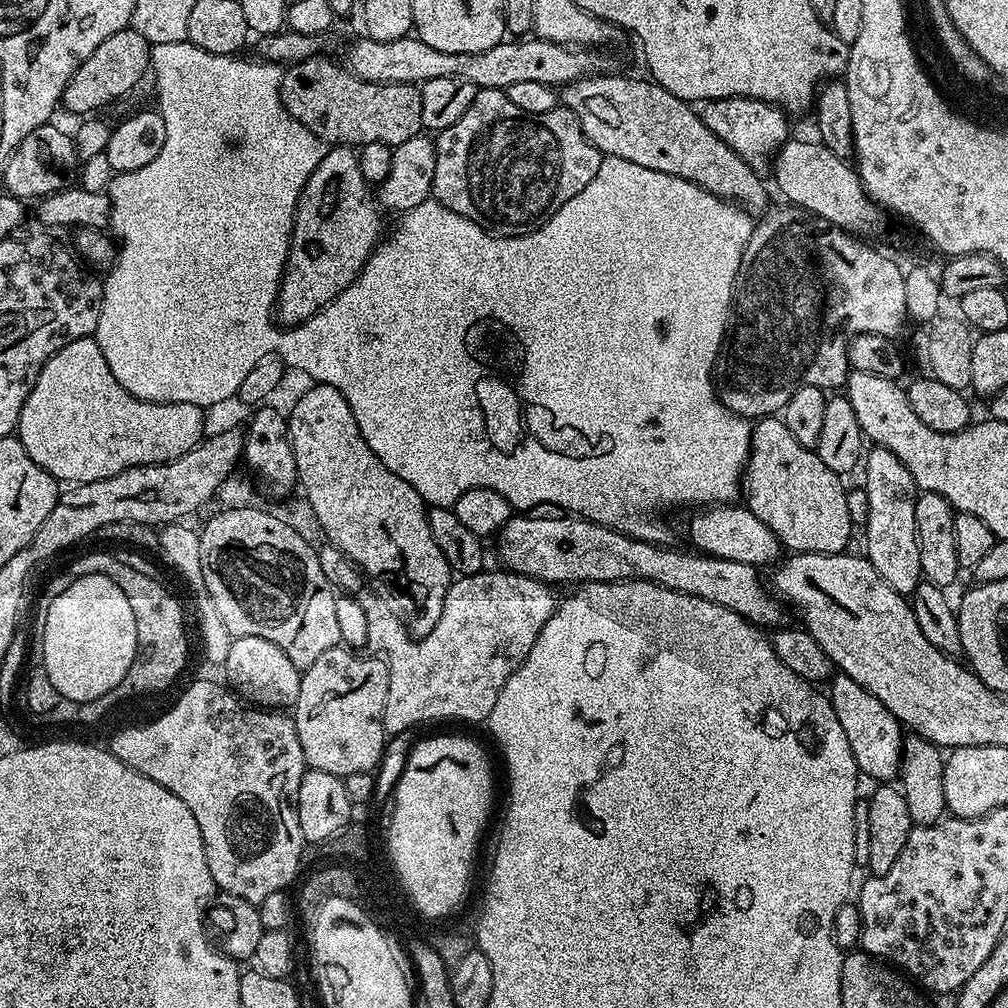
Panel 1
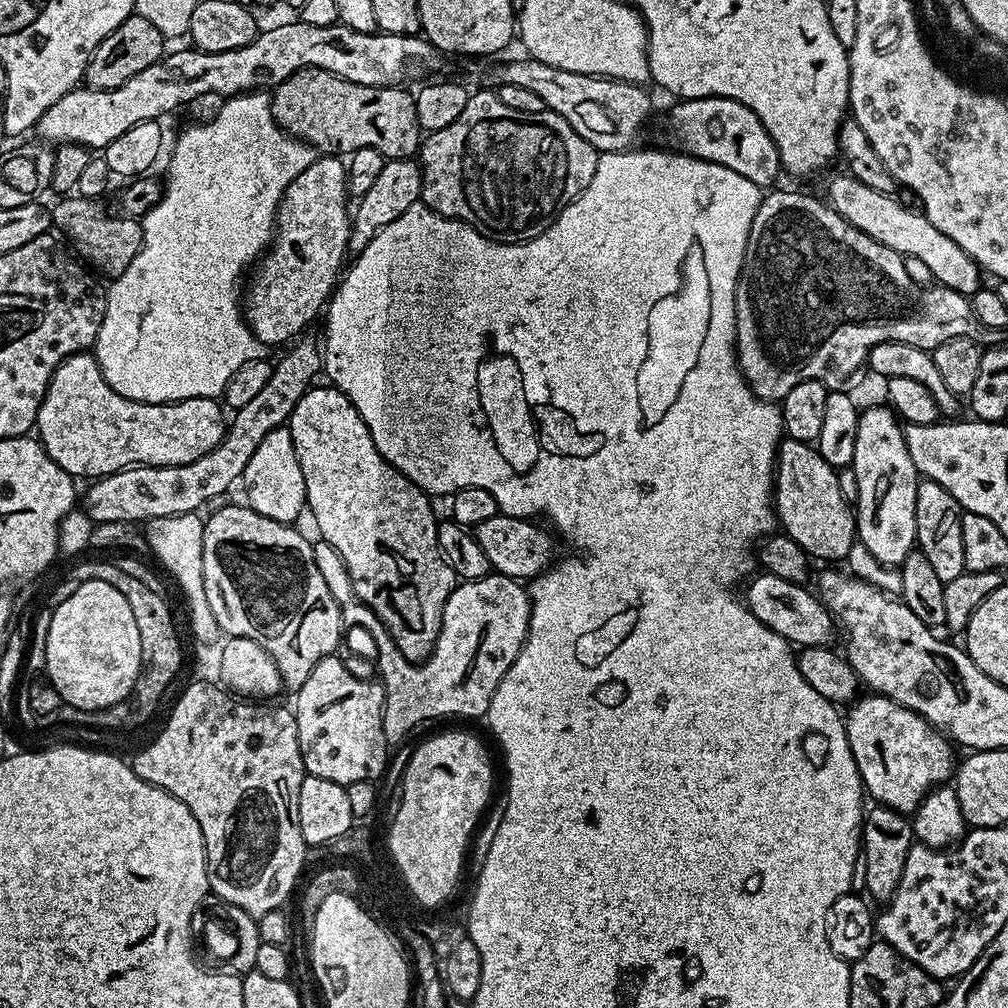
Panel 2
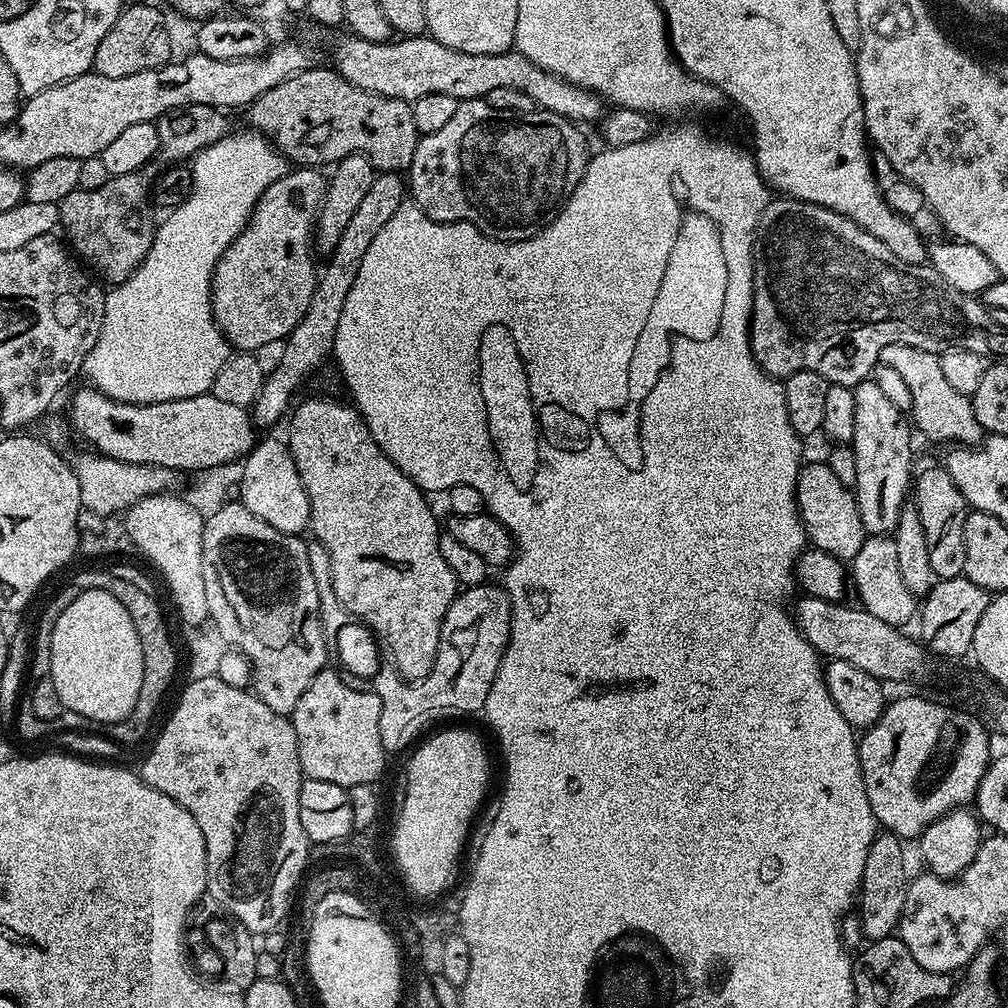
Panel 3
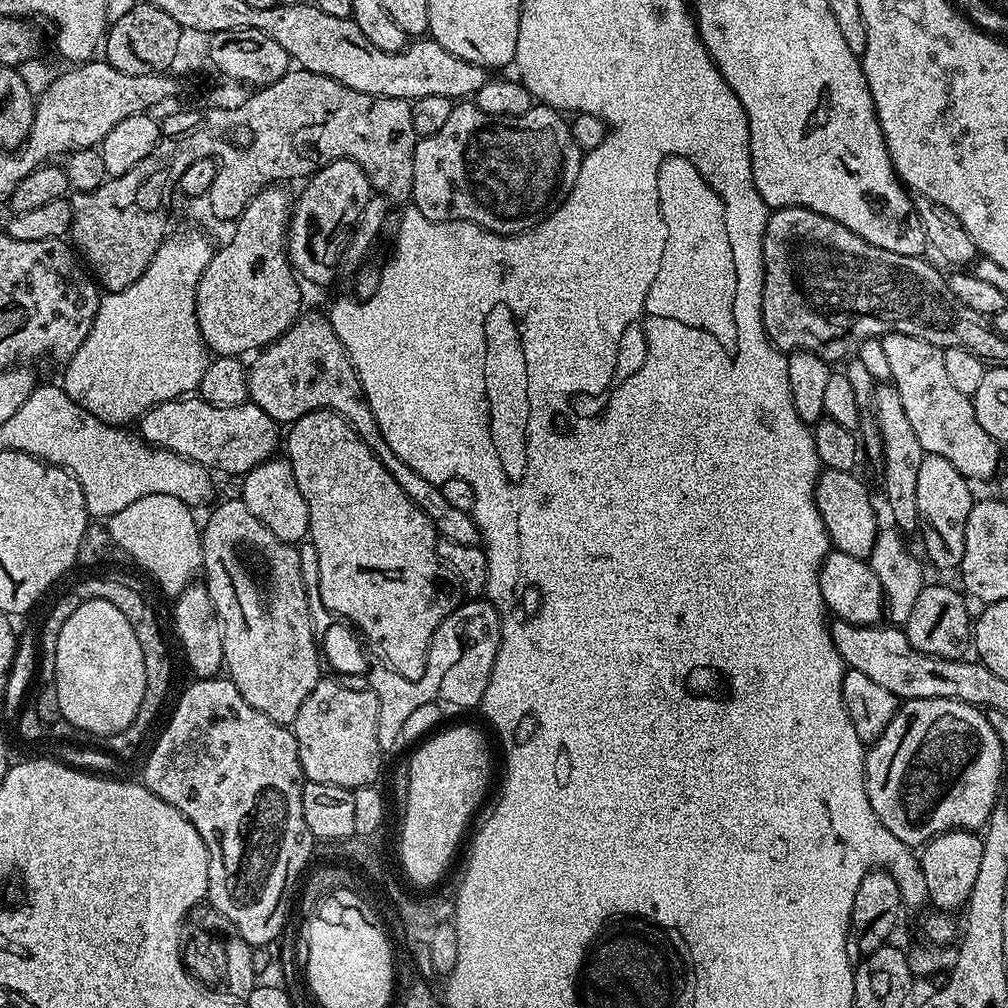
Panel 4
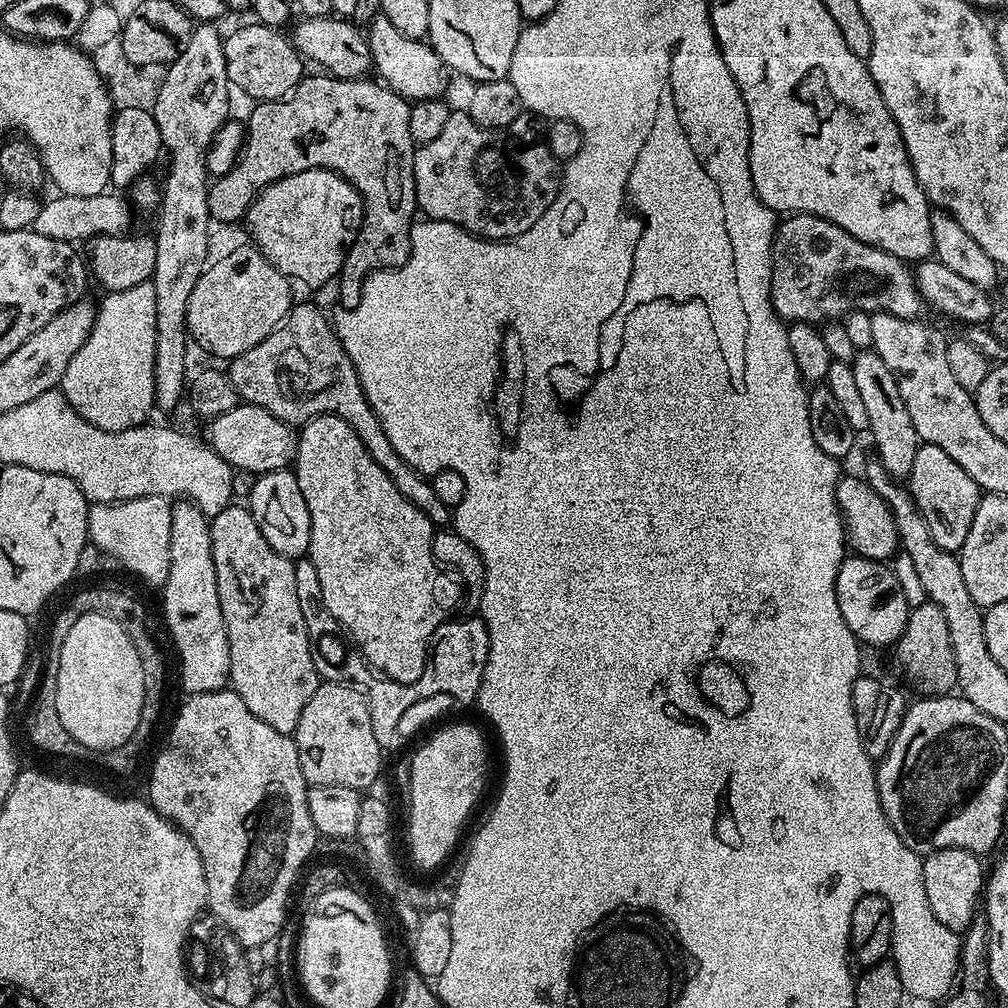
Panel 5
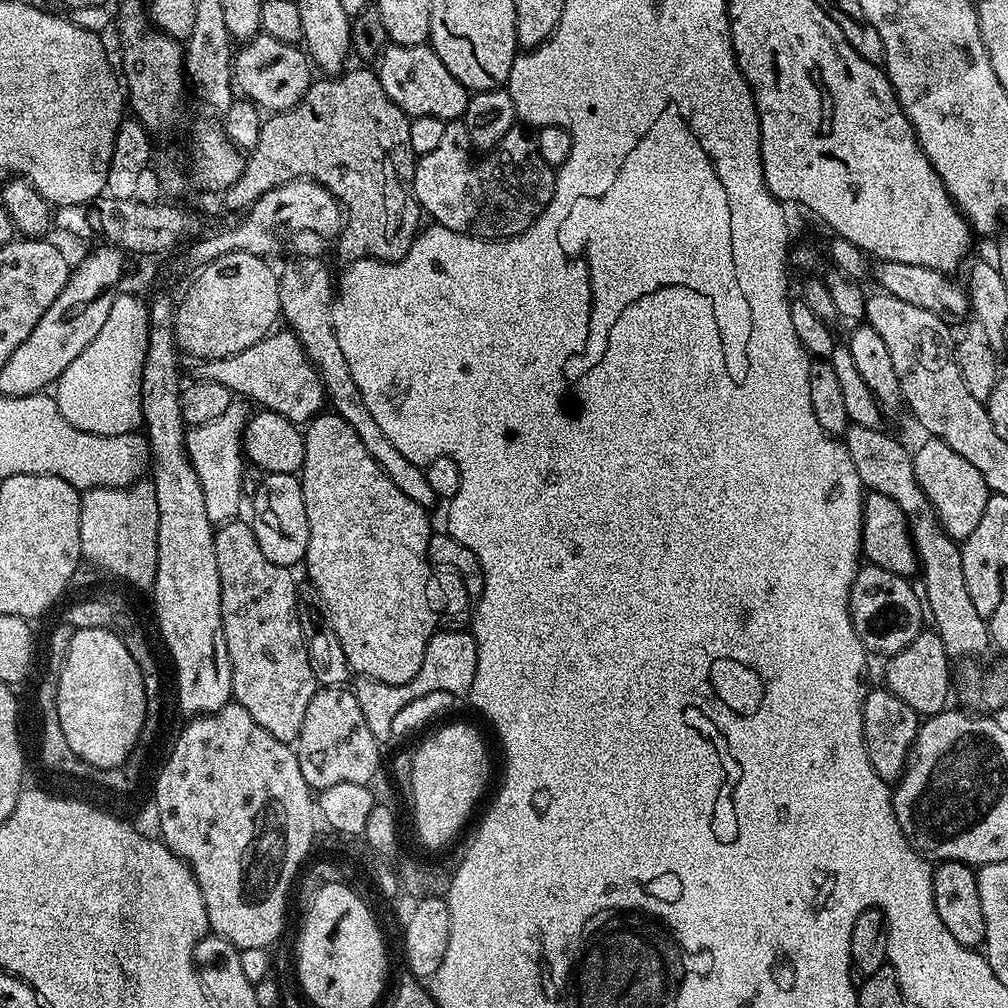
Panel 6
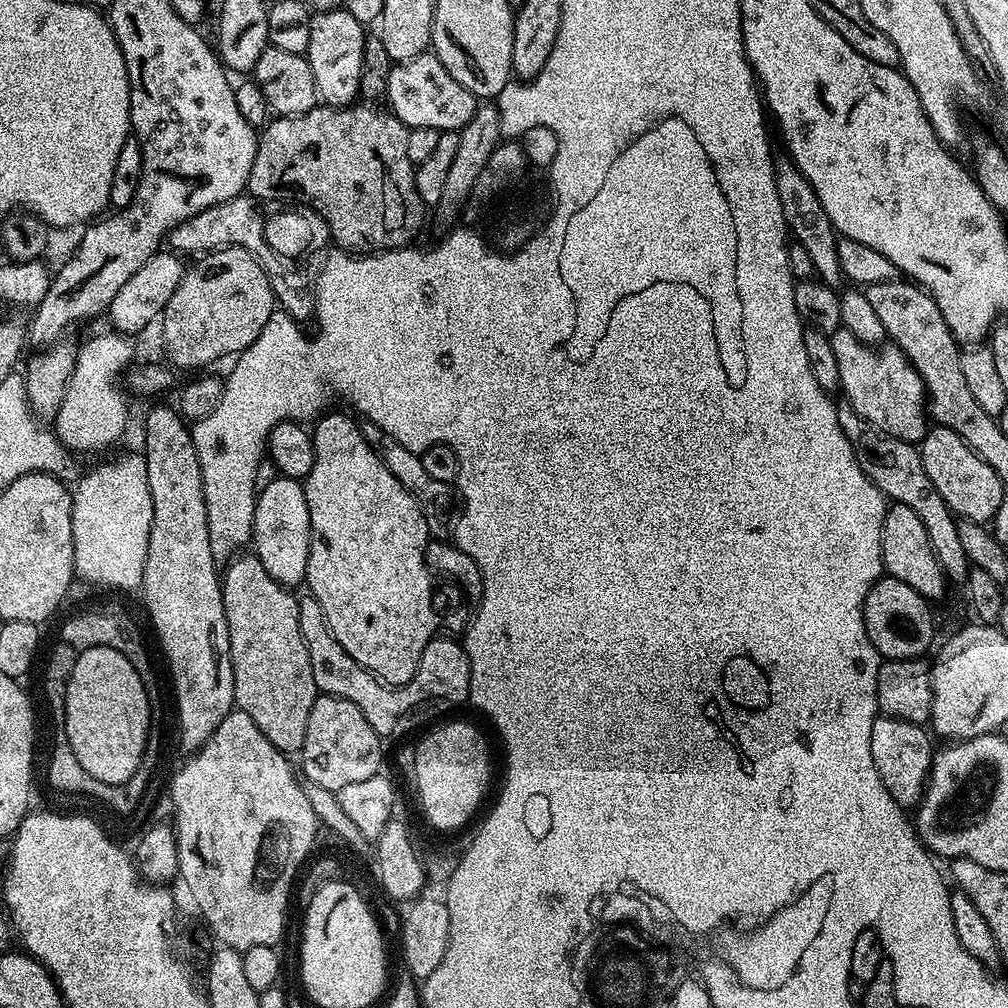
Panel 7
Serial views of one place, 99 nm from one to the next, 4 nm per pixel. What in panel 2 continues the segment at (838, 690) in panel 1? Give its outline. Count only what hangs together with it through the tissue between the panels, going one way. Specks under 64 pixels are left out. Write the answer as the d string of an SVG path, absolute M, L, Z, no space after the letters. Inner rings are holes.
M879 694L861 695L847 709L844 729L865 793L873 796L877 805L901 814L915 812L926 793L949 783L958 767L952 741L897 700Z

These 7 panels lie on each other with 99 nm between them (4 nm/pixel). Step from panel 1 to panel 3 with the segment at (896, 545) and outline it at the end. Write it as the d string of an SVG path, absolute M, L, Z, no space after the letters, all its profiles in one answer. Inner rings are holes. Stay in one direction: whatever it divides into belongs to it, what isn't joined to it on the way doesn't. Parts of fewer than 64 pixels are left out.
M875 379L863 380L852 389L852 393L854 394L854 438L850 442L850 447L854 452L857 467L857 484L854 491L858 502L858 514L862 514L862 526L868 536L887 536L895 532L898 526L898 514L910 496L910 485L914 480L914 468L912 472L914 432L910 427L909 417L900 412L898 406L892 405L887 400L886 394L876 384Z

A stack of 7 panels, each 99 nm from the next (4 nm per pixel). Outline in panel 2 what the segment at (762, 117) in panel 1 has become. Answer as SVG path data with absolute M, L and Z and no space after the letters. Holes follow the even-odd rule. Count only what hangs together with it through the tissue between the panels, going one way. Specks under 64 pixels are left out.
M725 96L677 99L675 103L664 116L664 136L673 149L726 166L734 170L734 174L750 178L761 190L771 189L775 185L772 183L782 176L778 146L774 146L774 138L766 134L766 126L762 126L758 114L754 114L750 106L742 106L742 102Z

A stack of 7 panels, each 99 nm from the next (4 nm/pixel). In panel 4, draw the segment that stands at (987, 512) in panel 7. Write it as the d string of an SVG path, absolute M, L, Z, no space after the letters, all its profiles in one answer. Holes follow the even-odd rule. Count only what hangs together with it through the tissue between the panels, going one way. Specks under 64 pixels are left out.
M929 456L922 458L922 466L918 469L918 514L924 532L924 552L928 560L936 568L959 569L962 562L962 554L966 550L966 518L970 518L970 510L974 503L972 496L973 485L962 475L946 458L941 456Z

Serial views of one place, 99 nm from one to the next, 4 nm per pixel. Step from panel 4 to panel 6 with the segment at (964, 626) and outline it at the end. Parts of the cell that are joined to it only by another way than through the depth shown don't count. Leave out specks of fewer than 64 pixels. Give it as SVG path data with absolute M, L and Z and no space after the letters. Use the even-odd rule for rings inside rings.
M925 630L918 634L918 638L914 638L914 642L910 642L910 646L906 646L906 650L898 650L893 656L887 657L884 668L883 683L898 698L902 698L902 702L906 702L906 706L910 706L910 710L914 710L916 715L921 718L927 718L945 711L949 707L948 691L952 688L952 672L948 669L950 657L946 654L946 646L942 646L942 638L934 630Z

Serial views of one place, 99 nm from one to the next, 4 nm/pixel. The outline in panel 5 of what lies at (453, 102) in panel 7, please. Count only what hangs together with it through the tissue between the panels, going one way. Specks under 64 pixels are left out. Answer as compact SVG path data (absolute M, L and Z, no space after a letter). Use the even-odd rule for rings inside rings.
M382 15L374 17L371 24L367 25L366 35L375 75L391 92L397 92L403 100L409 102L438 100L445 95L444 87L448 84L444 77L446 69L431 44L424 40L408 40L406 34L392 25L390 18Z

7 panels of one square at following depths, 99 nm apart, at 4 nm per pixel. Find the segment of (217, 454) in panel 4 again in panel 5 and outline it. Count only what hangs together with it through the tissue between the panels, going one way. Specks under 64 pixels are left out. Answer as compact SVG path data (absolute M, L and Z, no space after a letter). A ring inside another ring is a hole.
M239 403L234 410L218 414L207 421L206 442L232 469L263 474L288 468L296 458L297 433L293 425L282 422L262 406Z

